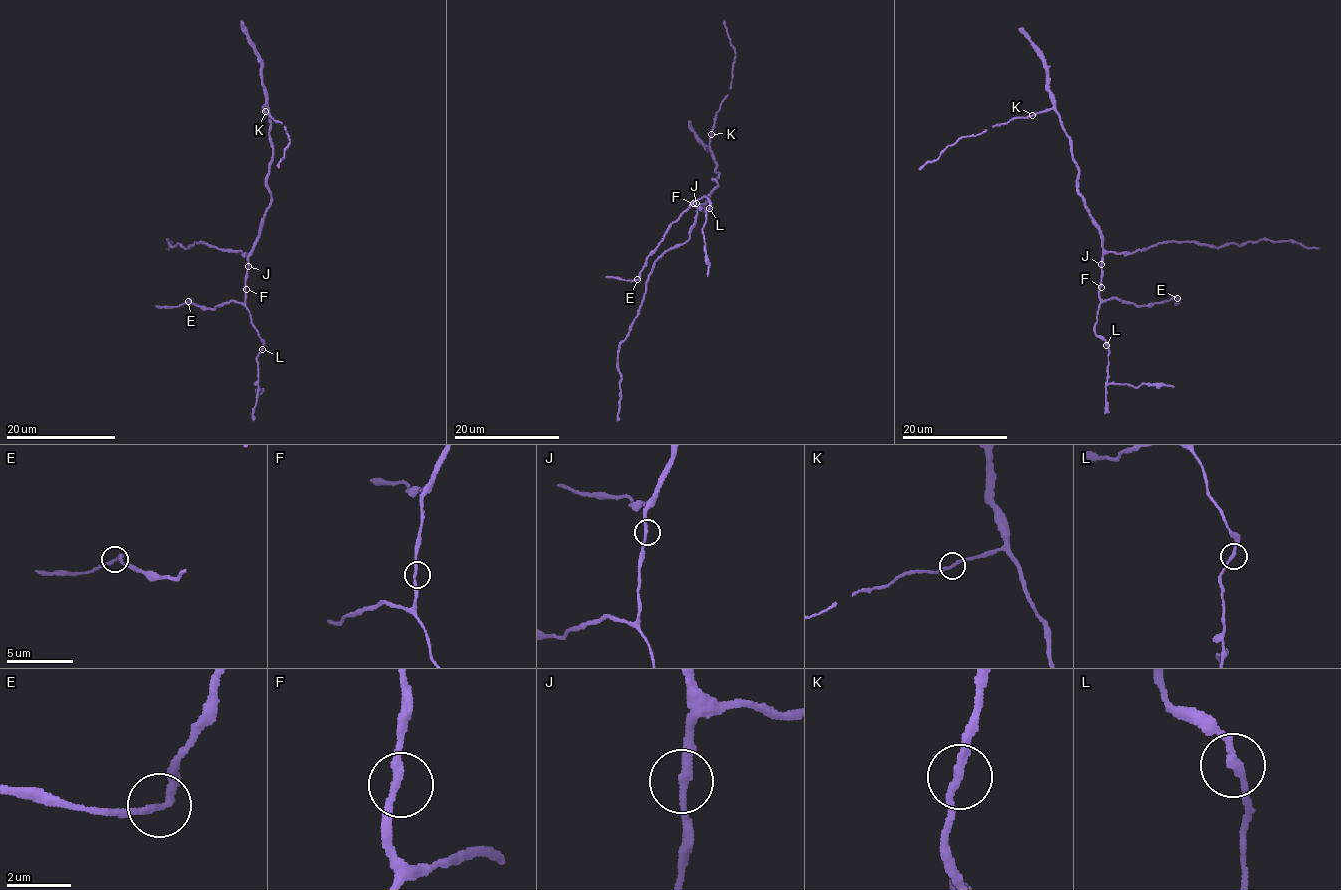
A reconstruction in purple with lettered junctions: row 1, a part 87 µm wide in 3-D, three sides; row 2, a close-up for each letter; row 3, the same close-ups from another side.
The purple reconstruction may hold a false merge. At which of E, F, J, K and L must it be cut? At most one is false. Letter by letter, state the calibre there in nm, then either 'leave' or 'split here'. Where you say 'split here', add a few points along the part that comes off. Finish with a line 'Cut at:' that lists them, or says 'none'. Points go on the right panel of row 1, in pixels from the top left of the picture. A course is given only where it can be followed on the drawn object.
E: 240 nm thick; split here
F: 240 nm thick; leave
J: 240 nm thick; leave
K: 240 nm thick; leave
L: 240 nm thick; leave
Cut at: E

